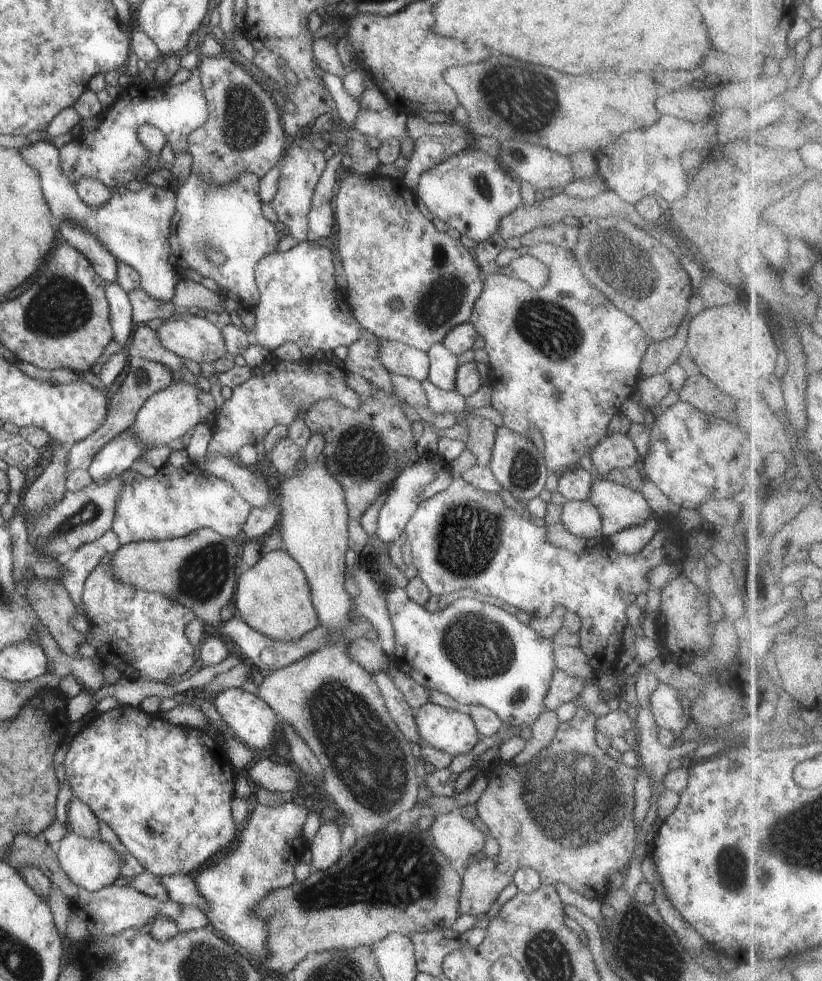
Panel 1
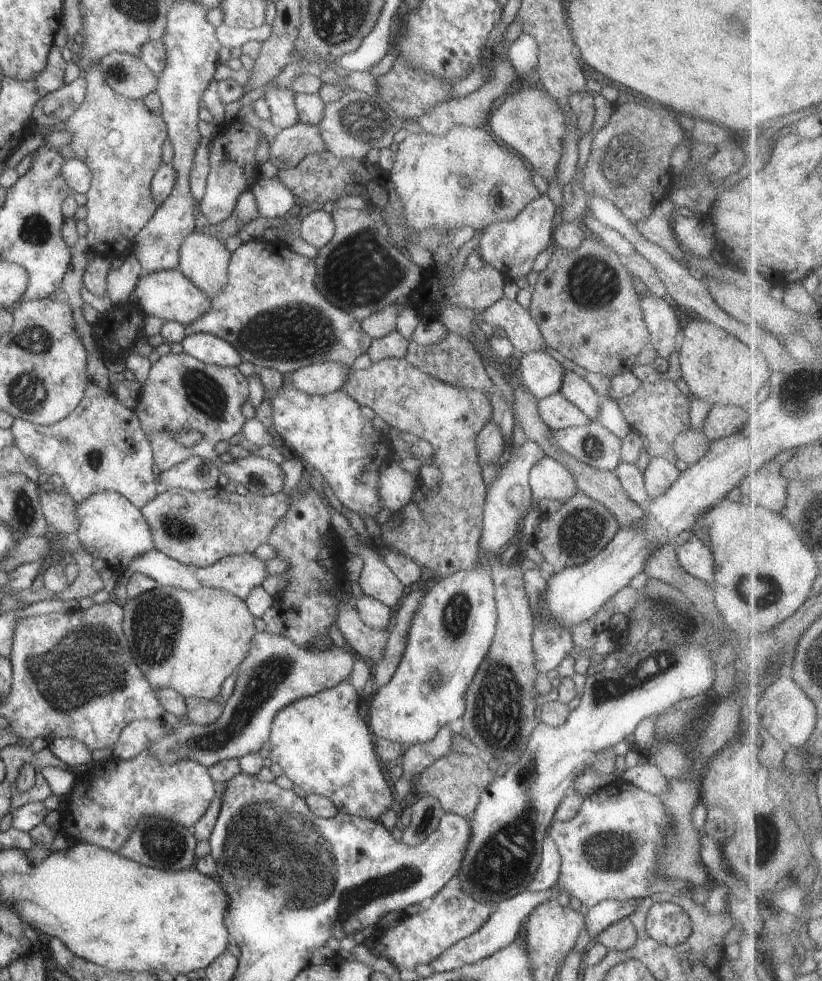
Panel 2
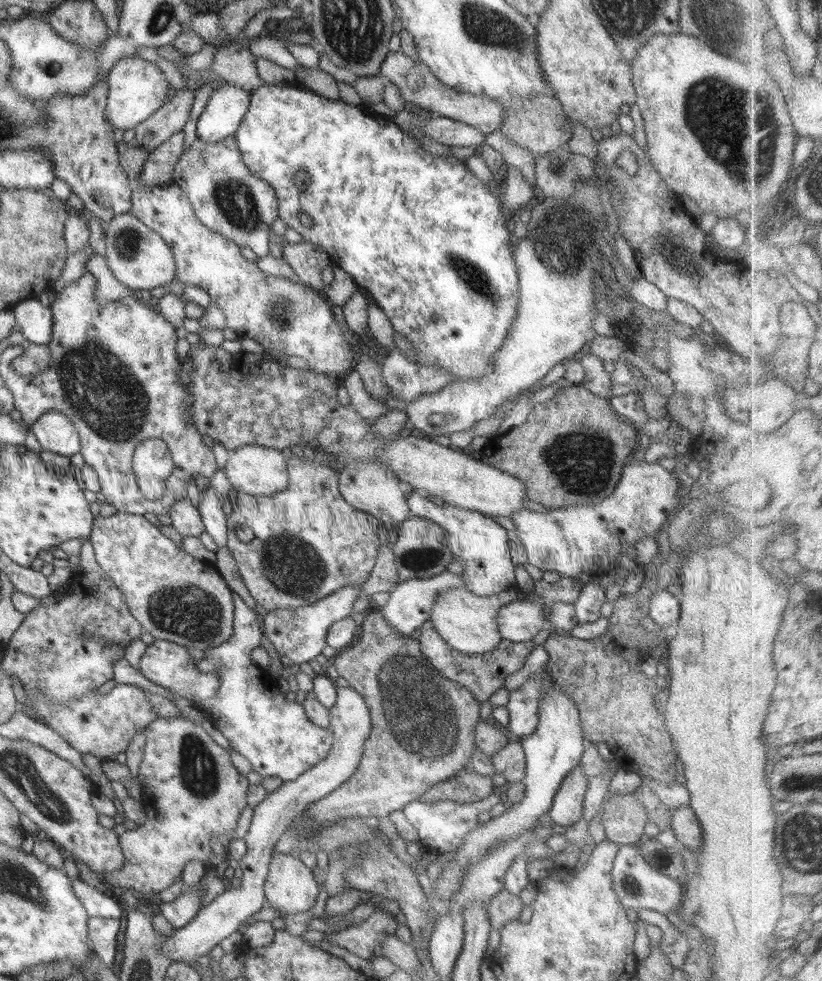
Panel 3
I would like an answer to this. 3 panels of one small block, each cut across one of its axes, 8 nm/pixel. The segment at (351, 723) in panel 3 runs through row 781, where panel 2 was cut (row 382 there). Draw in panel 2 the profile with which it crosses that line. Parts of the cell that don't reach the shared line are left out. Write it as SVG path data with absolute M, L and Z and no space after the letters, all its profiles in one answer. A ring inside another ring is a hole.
M322 362L311 364L284 375L284 380L290 382L296 390L306 392L310 396L327 395L334 391L340 391L344 386L344 380L348 380L351 368L346 368L336 362Z

